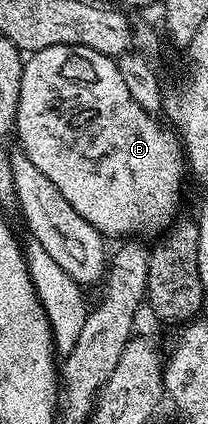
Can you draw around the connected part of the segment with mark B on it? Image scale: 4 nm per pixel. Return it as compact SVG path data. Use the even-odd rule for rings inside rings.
M78 44L47 46L43 50L32 53L25 60L23 78L19 86L16 143L21 143L18 144L20 151L25 152L27 158L31 158L31 162L35 162L35 167L43 170L43 174L47 174L47 178L51 178L51 182L55 182L55 186L59 186L63 198L67 198L67 202L71 202L71 206L75 206L75 210L79 210L79 214L83 214L83 218L87 218L87 222L91 222L91 226L95 226L95 230L99 230L101 235L106 238L112 238L112 236L133 238L141 234L137 232L161 234L173 224L178 215L177 207L181 204L181 179L187 176L187 161L178 133L172 127L164 128L157 119L158 117L154 113L143 110L143 106L139 106L139 102L135 102L135 98L131 98L127 85L123 83L123 74L119 74L117 69L116 59L99 54L99 50L91 50L87 46Z

